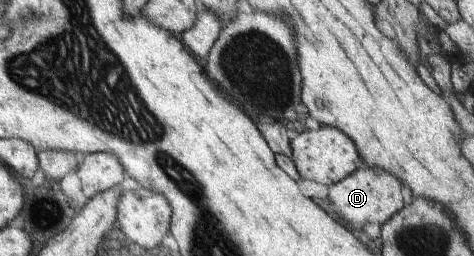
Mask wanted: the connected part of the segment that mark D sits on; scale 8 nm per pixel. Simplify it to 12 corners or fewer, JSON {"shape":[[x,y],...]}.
{"shape":[[367,166],[328,186],[355,230],[403,208],[401,184]]}

